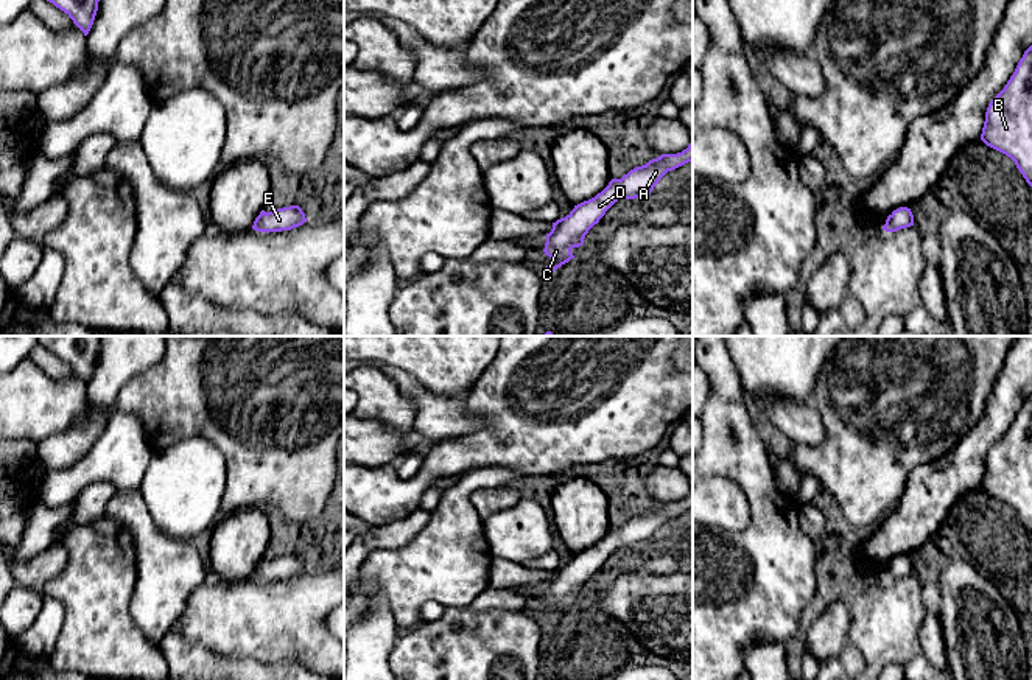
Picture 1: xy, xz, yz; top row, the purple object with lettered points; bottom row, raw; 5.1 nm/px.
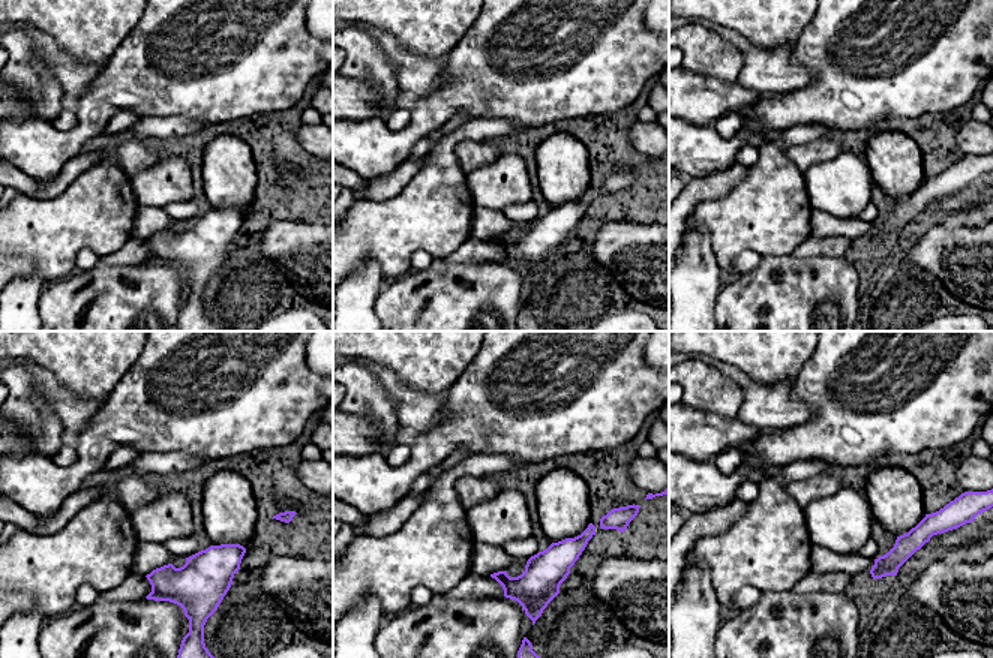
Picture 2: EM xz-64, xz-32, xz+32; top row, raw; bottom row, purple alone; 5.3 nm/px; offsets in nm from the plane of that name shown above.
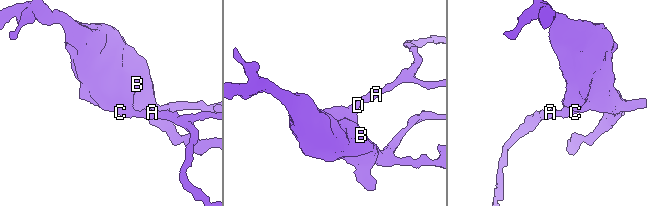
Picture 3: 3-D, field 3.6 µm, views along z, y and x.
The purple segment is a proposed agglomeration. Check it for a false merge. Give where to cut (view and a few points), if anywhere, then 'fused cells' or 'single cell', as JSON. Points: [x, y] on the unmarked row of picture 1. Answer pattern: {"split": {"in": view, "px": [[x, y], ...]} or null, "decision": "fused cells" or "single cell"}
{"split": null, "decision": "single cell"}

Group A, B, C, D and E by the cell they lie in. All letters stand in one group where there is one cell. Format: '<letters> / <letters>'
A B C D E

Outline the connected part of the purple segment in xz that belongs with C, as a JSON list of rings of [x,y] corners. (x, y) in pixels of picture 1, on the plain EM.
[[[693,487],[682,501],[662,503],[646,514],[630,518],[621,528],[612,528],[595,546],[574,554],[565,566],[553,571],[543,598],[545,604],[551,607],[551,612],[543,616],[546,626],[549,627],[557,616],[574,607],[571,598],[584,593],[588,579],[599,571],[618,548],[635,548],[651,543],[668,520],[688,510],[693,510]]]

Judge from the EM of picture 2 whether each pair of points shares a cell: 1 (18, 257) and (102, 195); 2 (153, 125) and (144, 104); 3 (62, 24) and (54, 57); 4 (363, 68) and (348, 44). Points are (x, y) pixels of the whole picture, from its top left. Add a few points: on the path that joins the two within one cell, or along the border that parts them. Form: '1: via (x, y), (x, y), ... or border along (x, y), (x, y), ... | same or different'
1: via (39, 236), (81, 216) | same
2: border along (185, 116), (146, 116), (141, 119) | different
3: border along (62, 51), (68, 54) | different
4: via (363, 62), (354, 50) | same

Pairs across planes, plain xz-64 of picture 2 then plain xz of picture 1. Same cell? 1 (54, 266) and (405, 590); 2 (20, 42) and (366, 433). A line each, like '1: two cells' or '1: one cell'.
1: one cell
2: two cells

